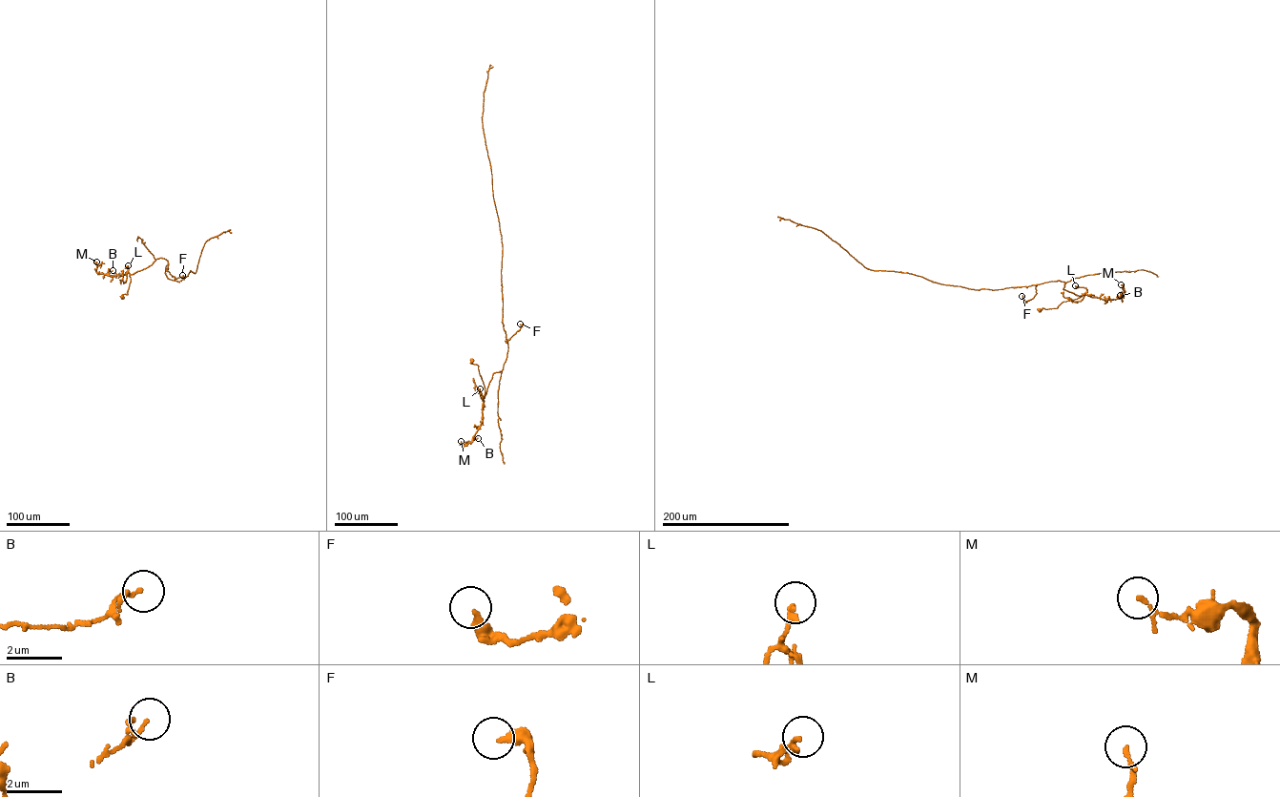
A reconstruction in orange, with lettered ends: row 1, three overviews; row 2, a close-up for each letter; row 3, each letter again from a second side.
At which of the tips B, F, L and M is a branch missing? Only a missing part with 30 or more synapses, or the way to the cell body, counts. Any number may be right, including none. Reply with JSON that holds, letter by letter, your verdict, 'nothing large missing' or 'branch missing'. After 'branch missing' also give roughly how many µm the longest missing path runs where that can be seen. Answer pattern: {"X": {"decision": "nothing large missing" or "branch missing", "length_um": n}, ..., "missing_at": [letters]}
{"B": {"decision": "nothing large missing"}, "F": {"decision": "nothing large missing"}, "L": {"decision": "nothing large missing"}, "M": {"decision": "nothing large missing"}, "missing_at": []}

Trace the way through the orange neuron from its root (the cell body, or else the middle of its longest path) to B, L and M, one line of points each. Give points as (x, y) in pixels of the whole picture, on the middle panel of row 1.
B: (471, 360), (471, 363), (478, 366), (485, 392), (483, 421), (472, 440), (478, 438)
L: (471, 360), (471, 363), (478, 366), (485, 386), (483, 401), (480, 388)
M: (471, 360), (471, 363), (478, 366), (485, 388), (483, 421), (471, 441), (464, 446), (461, 441)

